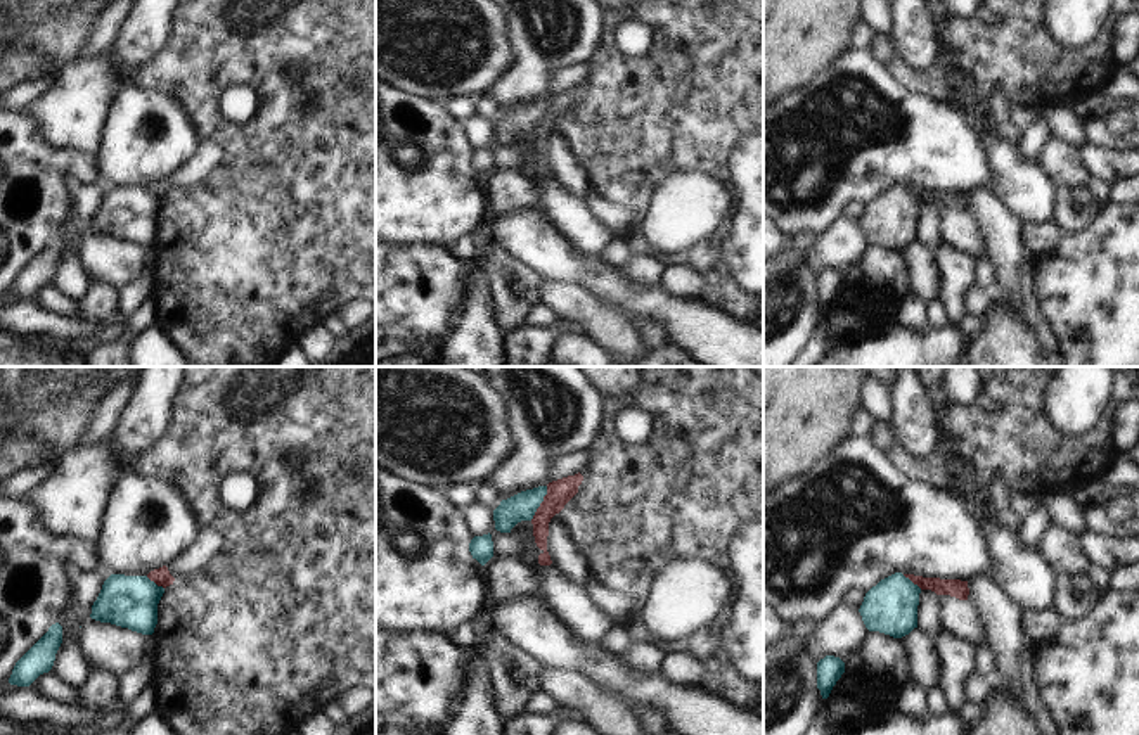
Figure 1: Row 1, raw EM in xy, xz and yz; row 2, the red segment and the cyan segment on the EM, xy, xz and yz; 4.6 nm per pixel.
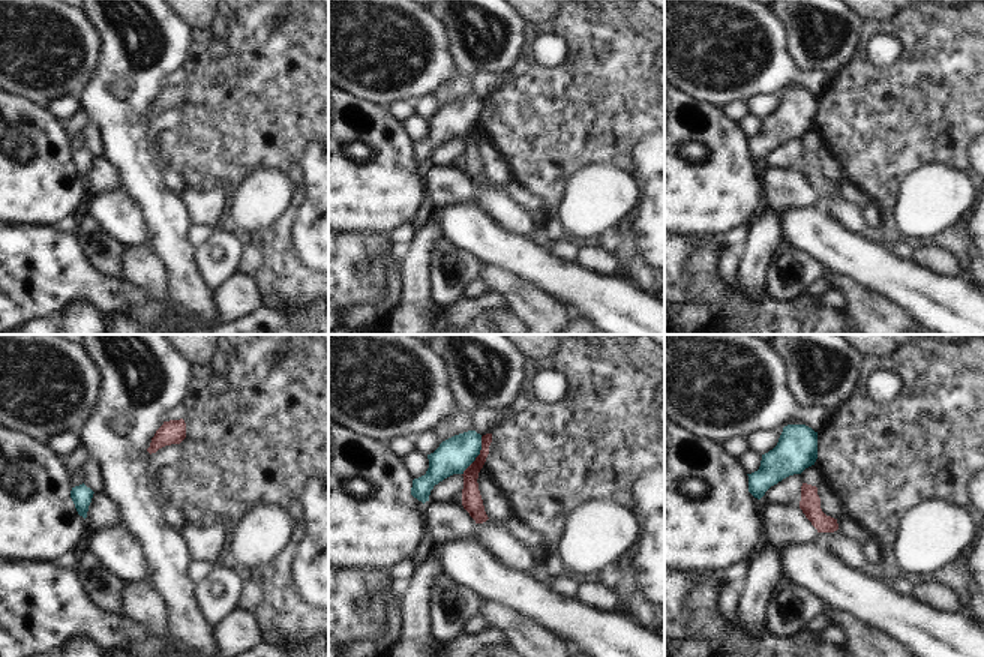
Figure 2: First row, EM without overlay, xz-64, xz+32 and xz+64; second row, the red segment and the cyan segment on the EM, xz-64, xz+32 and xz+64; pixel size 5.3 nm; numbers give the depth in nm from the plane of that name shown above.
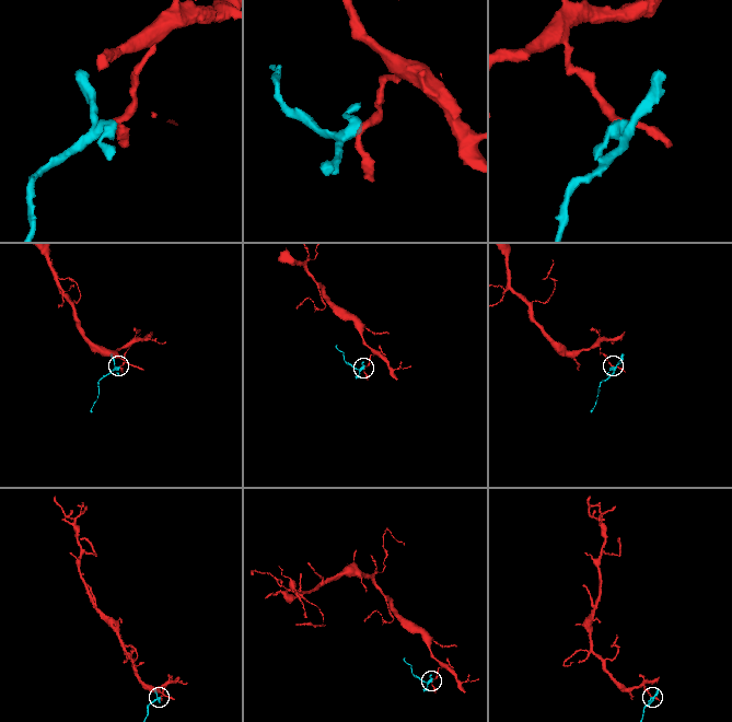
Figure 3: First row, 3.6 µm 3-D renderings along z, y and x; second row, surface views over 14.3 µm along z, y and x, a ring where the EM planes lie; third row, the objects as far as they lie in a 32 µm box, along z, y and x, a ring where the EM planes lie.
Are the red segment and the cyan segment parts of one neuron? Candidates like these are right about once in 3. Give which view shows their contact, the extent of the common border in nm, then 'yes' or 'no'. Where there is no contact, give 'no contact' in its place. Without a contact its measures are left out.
xz | 180 nm | no

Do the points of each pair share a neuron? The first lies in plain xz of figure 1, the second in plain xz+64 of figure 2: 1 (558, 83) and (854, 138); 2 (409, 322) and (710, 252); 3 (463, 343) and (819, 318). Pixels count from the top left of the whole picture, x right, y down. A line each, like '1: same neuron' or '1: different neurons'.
1: different neurons
2: different neurons
3: different neurons

